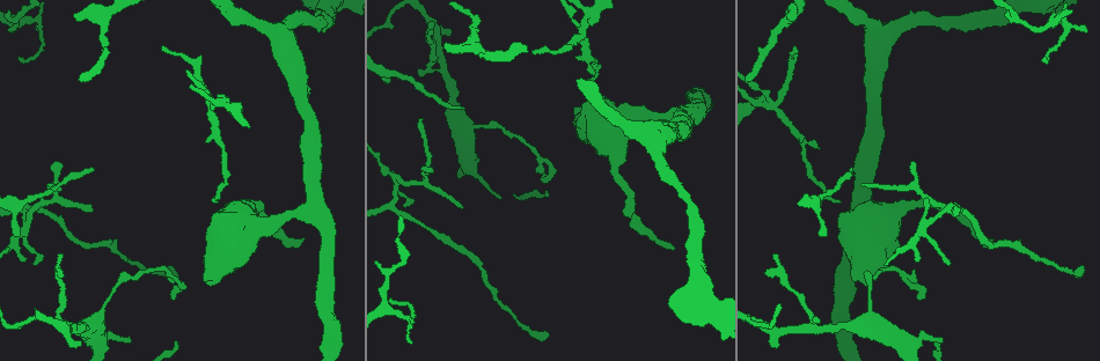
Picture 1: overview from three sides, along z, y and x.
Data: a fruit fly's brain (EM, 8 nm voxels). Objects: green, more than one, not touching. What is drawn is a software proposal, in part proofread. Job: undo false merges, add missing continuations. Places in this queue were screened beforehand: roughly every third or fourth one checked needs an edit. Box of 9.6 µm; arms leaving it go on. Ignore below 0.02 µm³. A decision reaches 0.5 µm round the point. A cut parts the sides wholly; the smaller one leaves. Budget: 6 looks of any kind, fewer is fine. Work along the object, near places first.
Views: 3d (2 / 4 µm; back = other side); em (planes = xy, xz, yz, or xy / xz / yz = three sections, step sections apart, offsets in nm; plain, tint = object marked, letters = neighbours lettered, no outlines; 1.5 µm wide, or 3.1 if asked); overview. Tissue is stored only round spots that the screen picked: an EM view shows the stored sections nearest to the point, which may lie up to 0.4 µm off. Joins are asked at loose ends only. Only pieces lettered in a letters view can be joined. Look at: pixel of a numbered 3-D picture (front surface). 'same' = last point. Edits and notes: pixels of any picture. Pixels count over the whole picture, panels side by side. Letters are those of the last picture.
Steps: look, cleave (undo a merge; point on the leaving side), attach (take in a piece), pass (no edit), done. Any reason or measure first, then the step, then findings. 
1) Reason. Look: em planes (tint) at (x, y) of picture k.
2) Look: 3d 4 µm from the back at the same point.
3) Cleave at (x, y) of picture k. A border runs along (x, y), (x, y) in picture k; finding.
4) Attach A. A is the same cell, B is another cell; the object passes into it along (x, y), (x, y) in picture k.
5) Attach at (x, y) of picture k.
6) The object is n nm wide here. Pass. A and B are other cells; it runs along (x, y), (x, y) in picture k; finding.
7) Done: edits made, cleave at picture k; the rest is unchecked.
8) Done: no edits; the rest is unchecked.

An open end. Look: 3d 2 µm from the back at (73, 14) of picture 1.

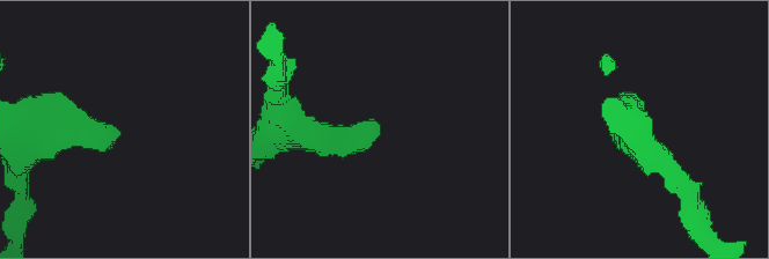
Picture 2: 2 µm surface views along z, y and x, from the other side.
Look: em planes (letters) at (376, 121) of picture 2.

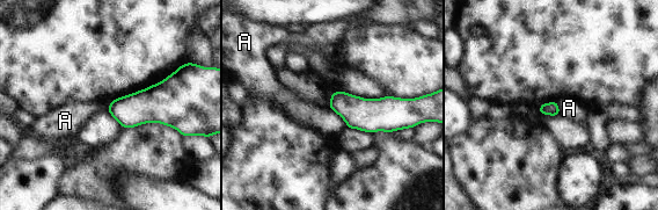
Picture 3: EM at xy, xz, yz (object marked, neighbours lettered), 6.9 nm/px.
Pass. A is another cell; no lettered piece goes on from it.

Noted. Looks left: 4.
Branch stops here. Look: em xy step 8 (letters) at (390, 78) of picture 1.

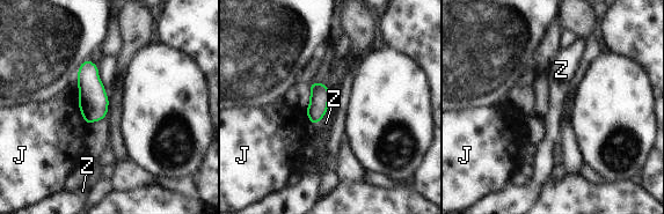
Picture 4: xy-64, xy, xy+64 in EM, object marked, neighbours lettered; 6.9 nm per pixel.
Pass. J and Z are other cells; a border runs along (77, 101), (81, 117), (86, 123) in picture 4; no lettered piece goes on from it.

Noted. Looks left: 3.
An open end. Look: 3d 2 µm at (774, 345) of picture 1.

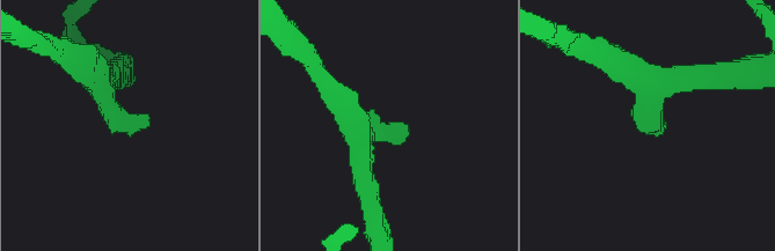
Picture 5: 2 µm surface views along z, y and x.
Look: em planes (plain) at (148, 125) of picture 5.

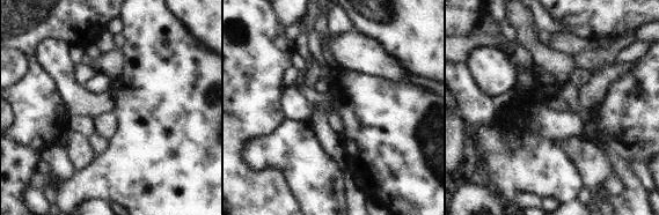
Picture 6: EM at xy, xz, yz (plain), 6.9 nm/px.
See the neighbours. Look: em planes (letters) at the same point.

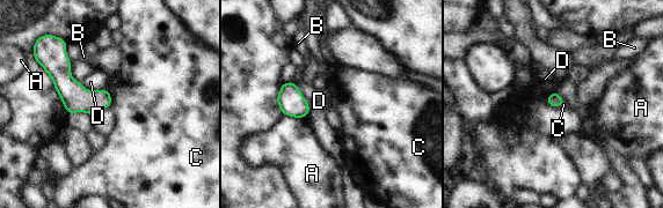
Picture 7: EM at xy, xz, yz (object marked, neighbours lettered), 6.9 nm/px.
Pass. A, B, C and D are other cells; a border runs along (109, 91), (110, 106) in picture 7; no lettered piece goes on from it.

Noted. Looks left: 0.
Done: no edits; the rest is unchecked.

